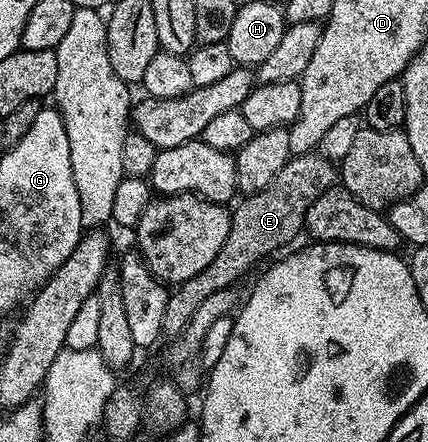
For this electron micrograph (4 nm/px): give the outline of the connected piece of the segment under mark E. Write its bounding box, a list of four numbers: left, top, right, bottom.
[162,151,339,338]

